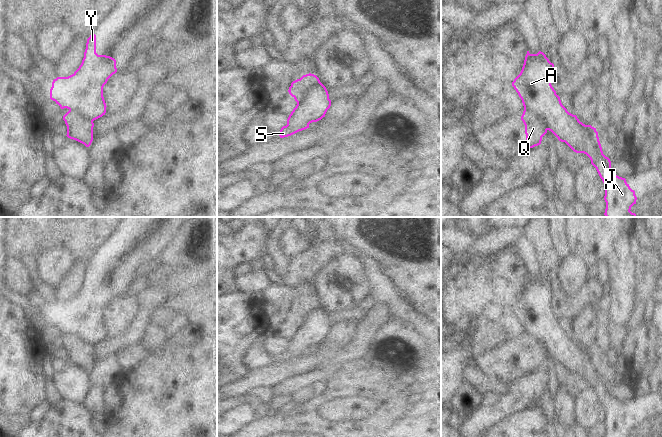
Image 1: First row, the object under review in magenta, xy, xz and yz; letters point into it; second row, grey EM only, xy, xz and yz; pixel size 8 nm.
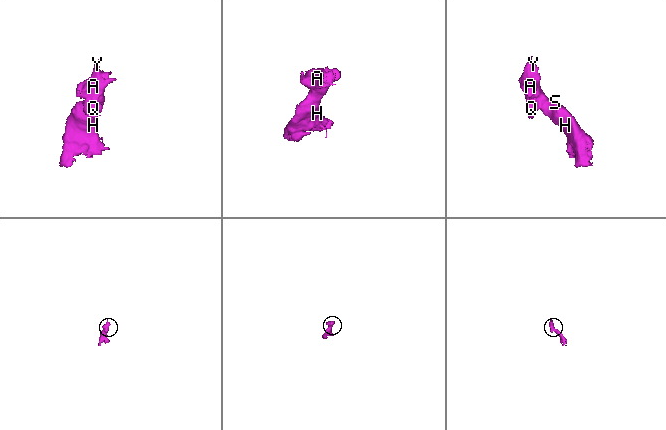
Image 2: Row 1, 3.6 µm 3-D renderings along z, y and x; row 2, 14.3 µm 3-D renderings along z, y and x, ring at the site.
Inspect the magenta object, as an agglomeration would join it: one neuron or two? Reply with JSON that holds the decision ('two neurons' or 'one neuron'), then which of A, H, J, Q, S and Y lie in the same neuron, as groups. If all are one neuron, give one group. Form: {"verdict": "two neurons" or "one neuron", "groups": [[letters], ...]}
{"verdict": "two neurons", "groups": [["A", "H", "J", "S", "Y"], ["Q"]]}

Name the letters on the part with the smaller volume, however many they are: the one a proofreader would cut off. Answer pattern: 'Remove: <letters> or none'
Remove: Q

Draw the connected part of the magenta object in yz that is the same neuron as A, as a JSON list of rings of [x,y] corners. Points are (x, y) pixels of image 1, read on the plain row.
[[[527,275],[522,294],[512,306],[512,310],[522,324],[524,333],[530,334],[543,343],[547,354],[551,355],[559,365],[565,366],[574,376],[584,377],[590,382],[591,388],[596,392],[605,410],[605,437],[632,437],[631,431],[636,428],[637,424],[635,415],[630,412],[625,402],[617,400],[611,394],[611,385],[603,378],[596,352],[580,346],[576,339],[569,337],[562,329],[560,321],[551,309],[553,293],[554,288],[543,276],[530,278]]]

